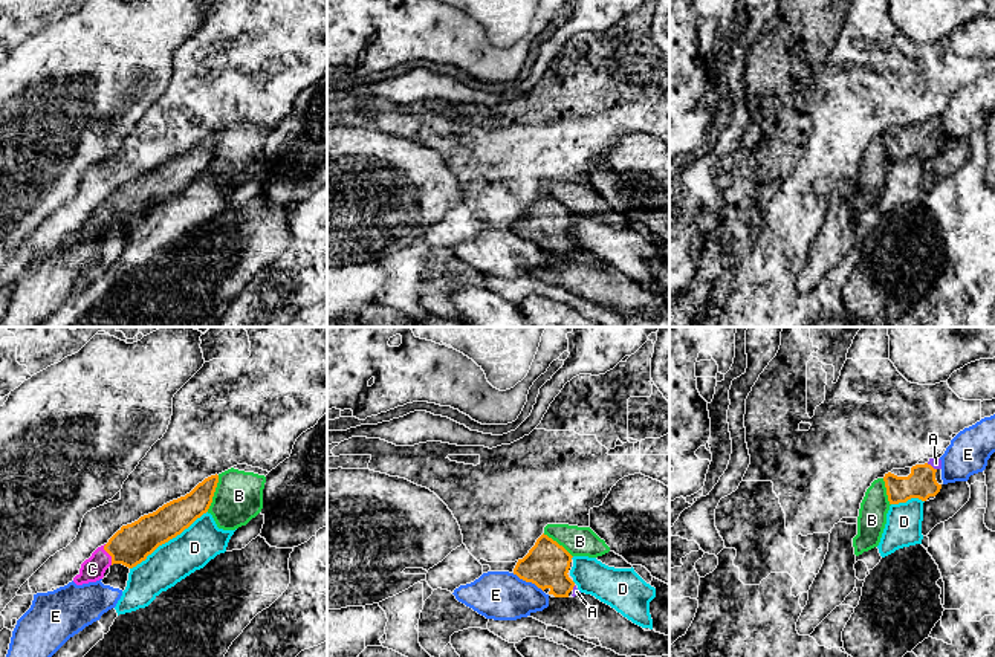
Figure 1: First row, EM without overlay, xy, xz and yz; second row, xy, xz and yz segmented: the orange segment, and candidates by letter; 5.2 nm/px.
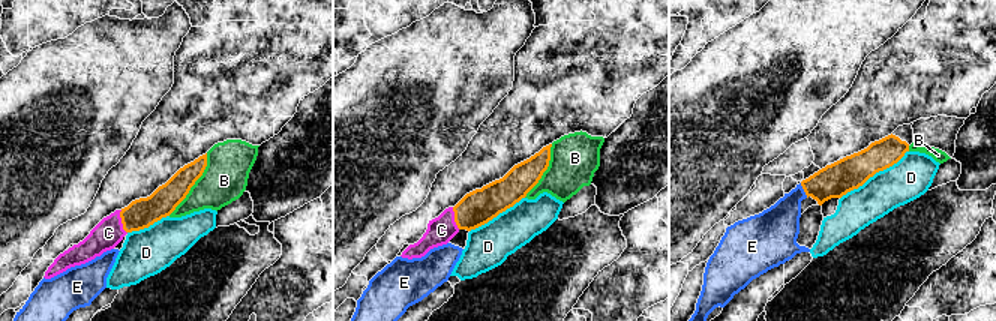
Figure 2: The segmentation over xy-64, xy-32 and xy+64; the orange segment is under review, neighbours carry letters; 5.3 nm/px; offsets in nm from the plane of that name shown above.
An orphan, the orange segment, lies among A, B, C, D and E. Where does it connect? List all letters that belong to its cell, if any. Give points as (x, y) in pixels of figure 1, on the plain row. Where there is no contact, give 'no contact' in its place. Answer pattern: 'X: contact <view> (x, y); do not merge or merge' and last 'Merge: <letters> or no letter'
A: contact yz (930, 122); merge
B: contact xy (213, 152); do not merge
C: contact xy (109, 211); merge
D: contact xy (168, 197); do not merge
E: contact xz (528, 239); do not merge
Merge: A, C

